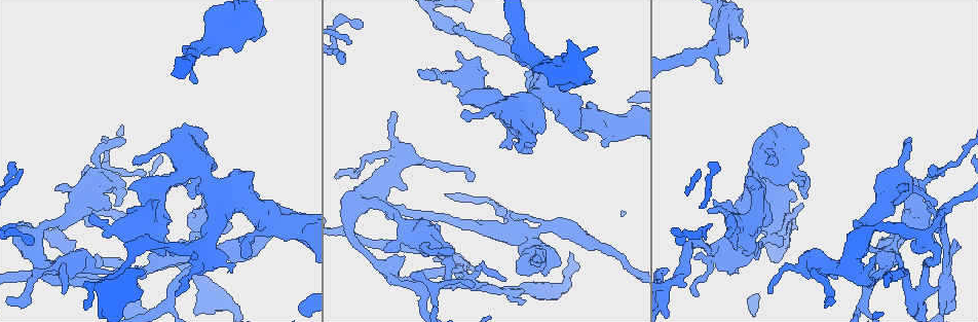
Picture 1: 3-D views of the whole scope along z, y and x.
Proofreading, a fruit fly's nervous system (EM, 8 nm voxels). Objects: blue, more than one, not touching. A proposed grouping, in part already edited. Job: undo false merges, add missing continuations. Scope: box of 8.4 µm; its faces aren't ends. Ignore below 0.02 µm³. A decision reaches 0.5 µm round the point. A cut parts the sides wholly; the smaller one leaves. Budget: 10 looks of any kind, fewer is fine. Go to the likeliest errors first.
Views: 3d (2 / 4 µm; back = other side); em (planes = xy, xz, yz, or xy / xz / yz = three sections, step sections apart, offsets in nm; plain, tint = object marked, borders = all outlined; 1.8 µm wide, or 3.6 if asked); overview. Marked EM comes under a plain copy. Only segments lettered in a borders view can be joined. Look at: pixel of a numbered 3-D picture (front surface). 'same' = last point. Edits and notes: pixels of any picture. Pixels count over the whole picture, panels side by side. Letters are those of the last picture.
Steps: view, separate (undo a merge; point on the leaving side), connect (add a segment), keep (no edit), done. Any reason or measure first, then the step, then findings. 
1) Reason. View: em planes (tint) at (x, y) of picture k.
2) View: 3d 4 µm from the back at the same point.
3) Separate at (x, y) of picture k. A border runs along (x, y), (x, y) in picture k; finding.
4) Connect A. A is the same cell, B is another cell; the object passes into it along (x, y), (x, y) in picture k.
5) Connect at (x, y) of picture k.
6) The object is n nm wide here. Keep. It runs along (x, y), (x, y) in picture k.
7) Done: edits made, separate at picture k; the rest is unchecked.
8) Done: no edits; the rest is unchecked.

Sudden change in width. View: 3d 4 µm at (101, 190) of picture 1.

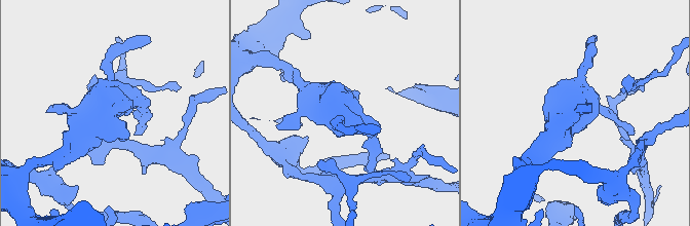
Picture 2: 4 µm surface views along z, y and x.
View: em 3.6 µm xy step 4 (borders) at (114, 110) of picture 2.

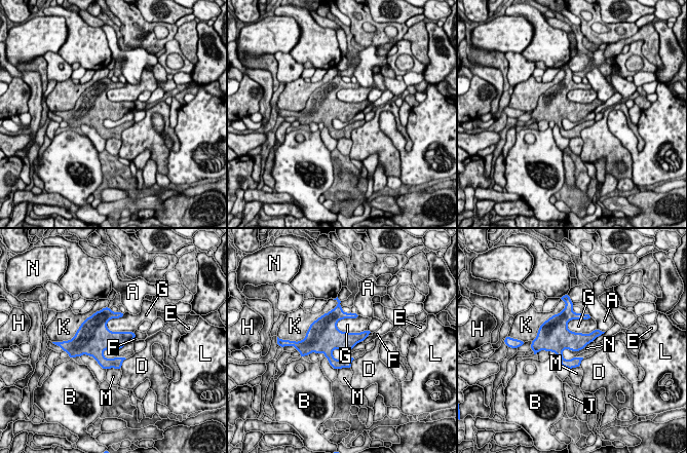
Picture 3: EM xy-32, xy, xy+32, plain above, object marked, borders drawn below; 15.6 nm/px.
Cut it another way. View: em 3.6 µm planes (borders) at the same point.

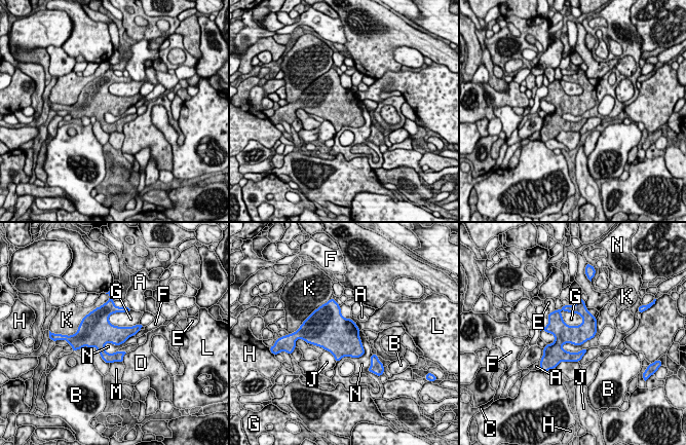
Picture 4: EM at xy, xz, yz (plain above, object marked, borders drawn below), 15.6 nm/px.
The object is 320 nm wide here. Keep. A, B, C, D, E, F, G, H, J, K, L, M and N are other cells; it runs along (573, 307), (558, 313), (556, 360) in picture 4; one cell here.

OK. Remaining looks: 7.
Two arms at a narrow angle. View: 3d 2 µm at (823, 268) of picture 1.

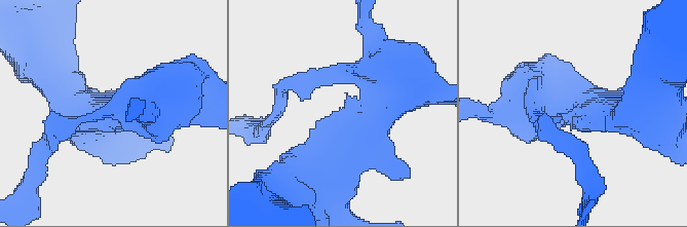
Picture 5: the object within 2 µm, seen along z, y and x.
View: em planes (borders) at (374, 108) of picture 5.

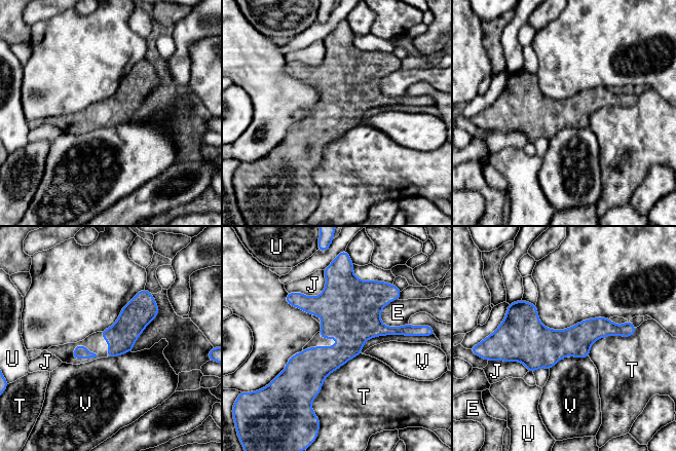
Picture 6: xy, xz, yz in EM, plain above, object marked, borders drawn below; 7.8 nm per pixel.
The object is 240 nm wide here. Keep. E, J, T, U and V are other cells; it runs along (628, 330), (505, 336) in picture 6; continuous, no second cell.

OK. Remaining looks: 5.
Branch stops here. View: 3d 4 µm at (500, 147) of picture 1.

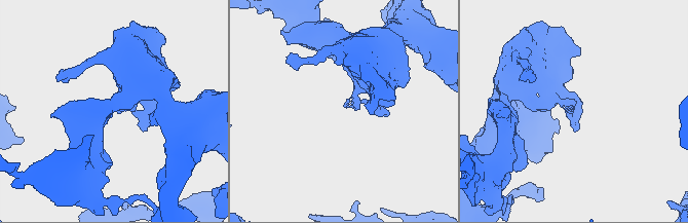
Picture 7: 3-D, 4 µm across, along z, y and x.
View: em planes (borders) at (345, 107) of picture 7.

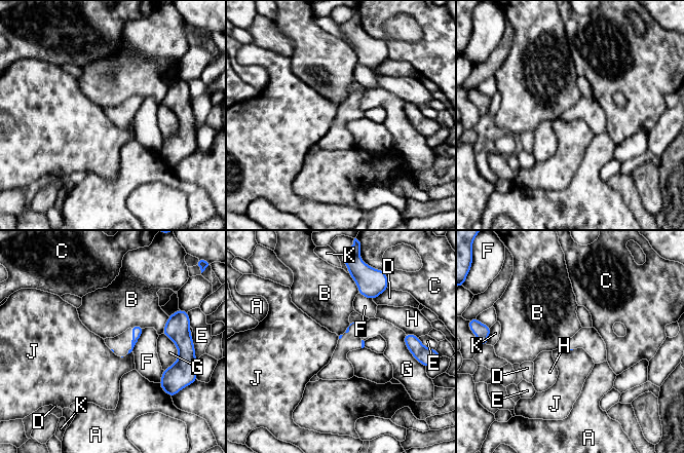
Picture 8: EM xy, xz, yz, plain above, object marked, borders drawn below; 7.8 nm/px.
The longest contact is with G, 300 nm. Keep. A, B, C, D, E, F, G, H, J and K are other cells; a border runs along (131, 350), (127, 354) in picture 8; no lettered segment goes on from it.

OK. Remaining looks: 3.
An open end. View: 3d 4 µm at (143, 279) of picture 1.

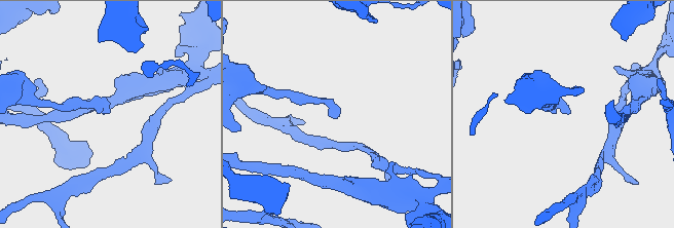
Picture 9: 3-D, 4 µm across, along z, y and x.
View: em planes (tint) at (569, 113) of picture 9.

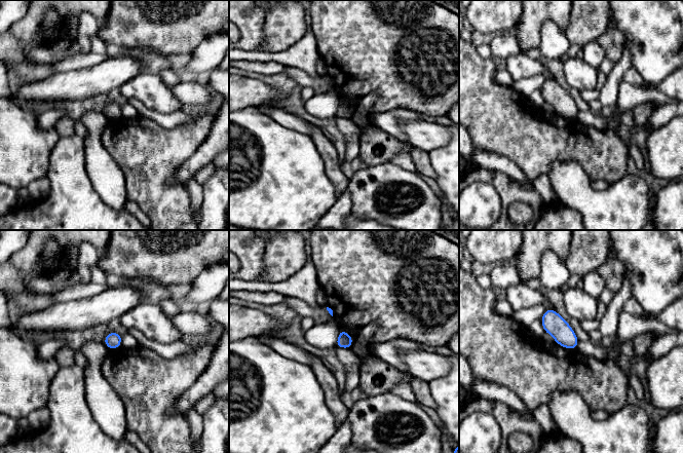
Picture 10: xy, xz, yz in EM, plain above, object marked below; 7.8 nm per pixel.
See the neighbours. View: em planes (borders) at the same point.

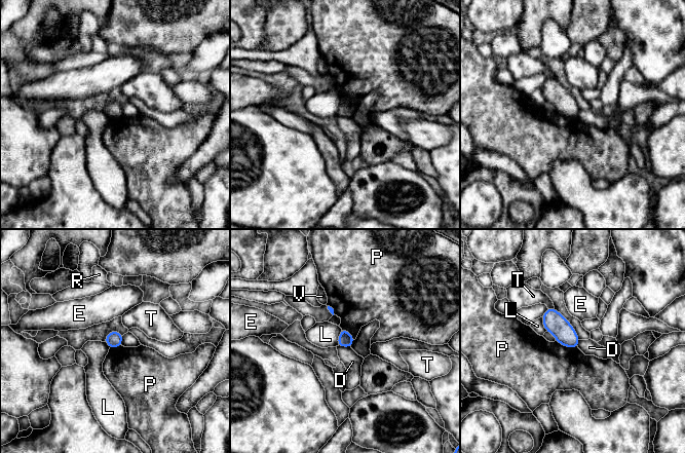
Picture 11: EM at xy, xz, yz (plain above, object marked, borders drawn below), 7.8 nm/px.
The longest contact is with P, 190 nm. Keep. D, E, L, P, R, T and V are other cells; none of them fits.

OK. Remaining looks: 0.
Done: no edits; the rest is unchecked.

